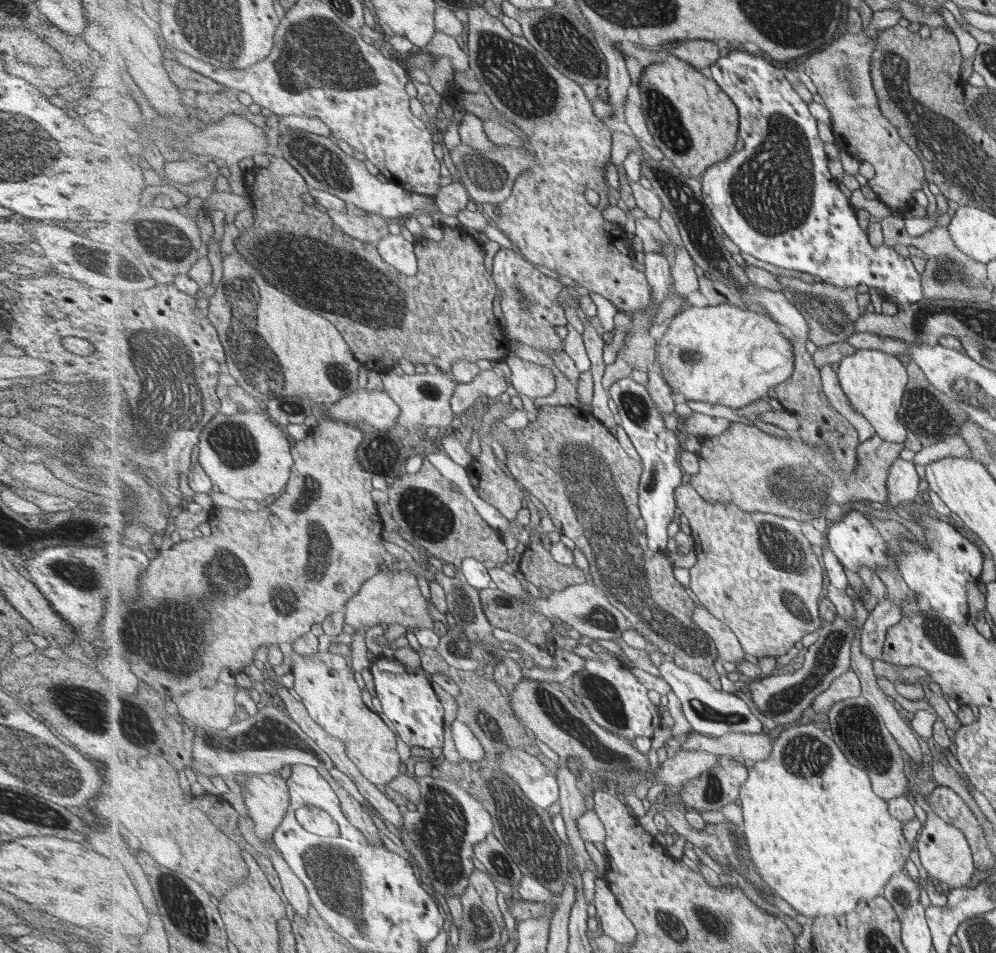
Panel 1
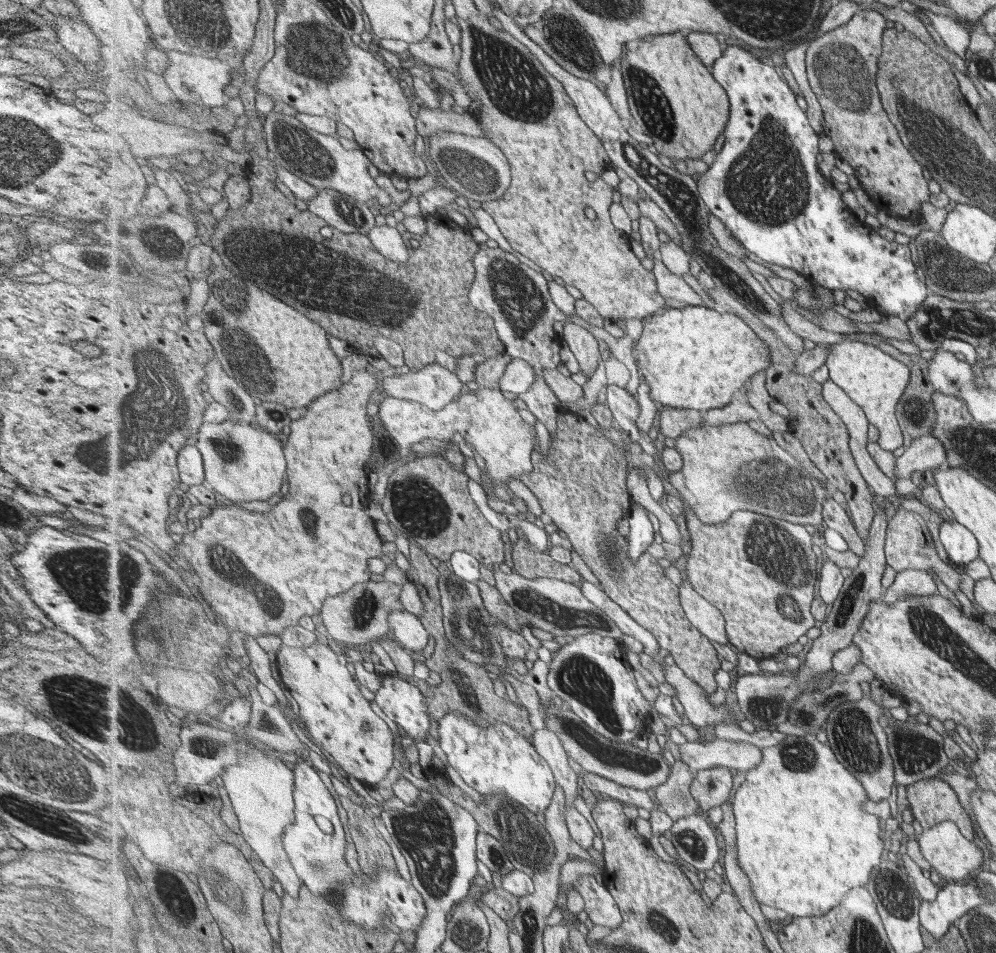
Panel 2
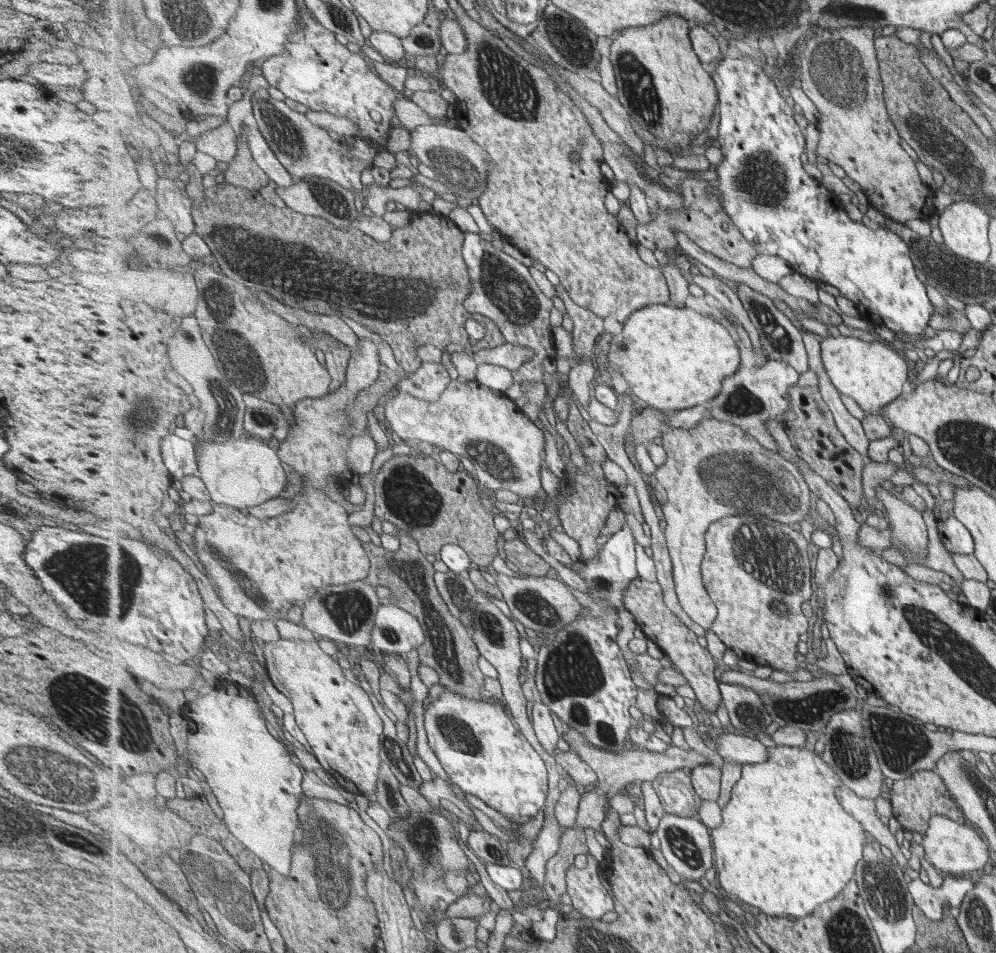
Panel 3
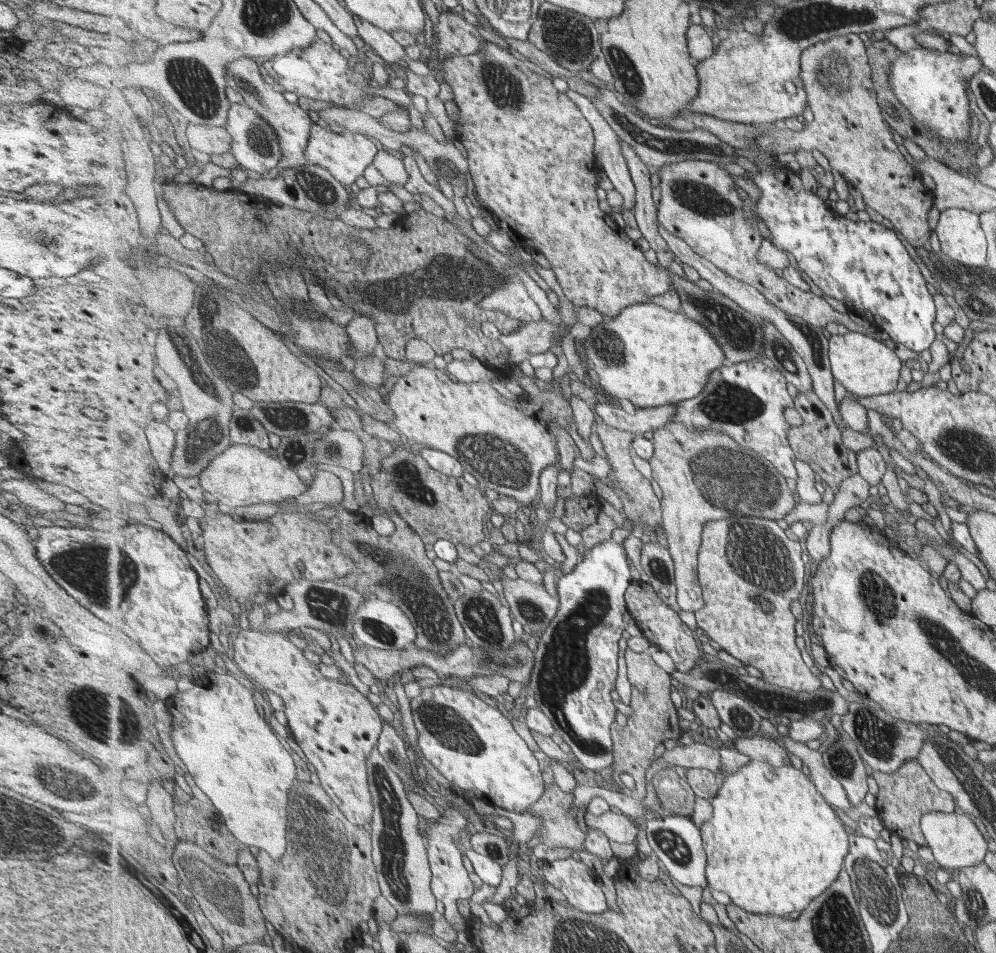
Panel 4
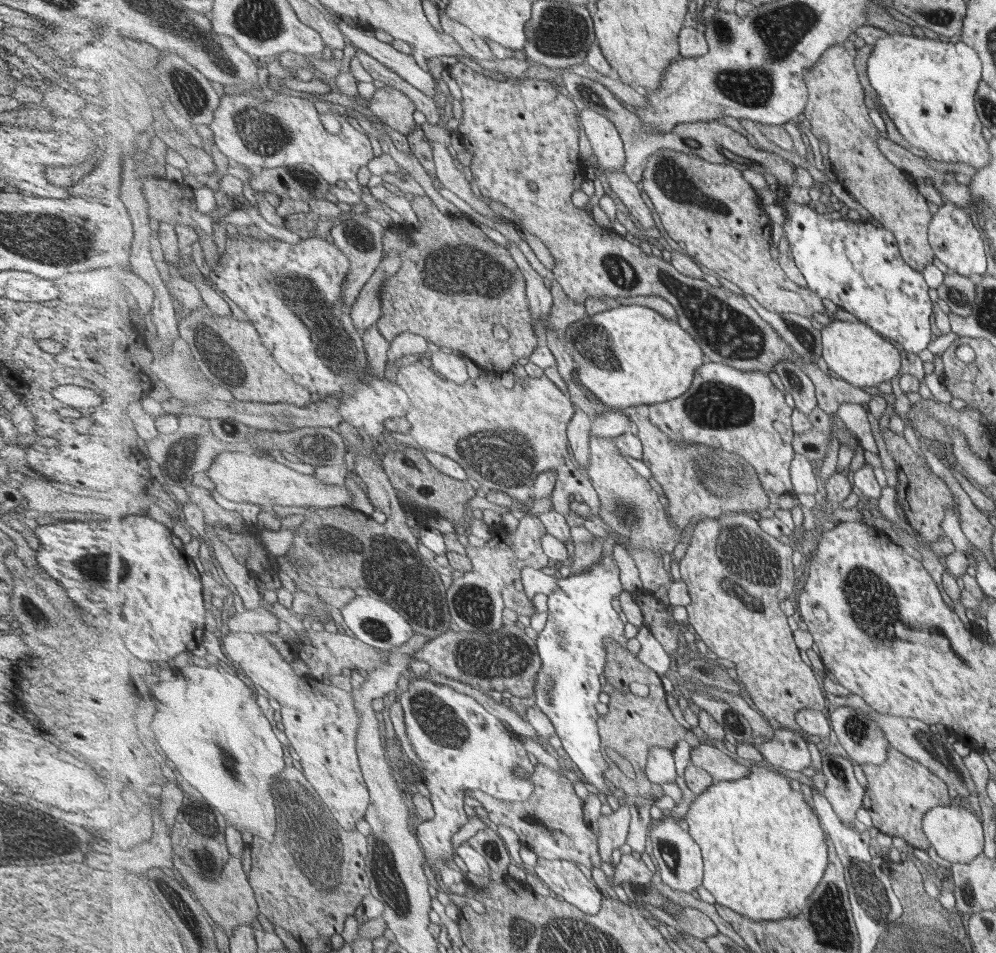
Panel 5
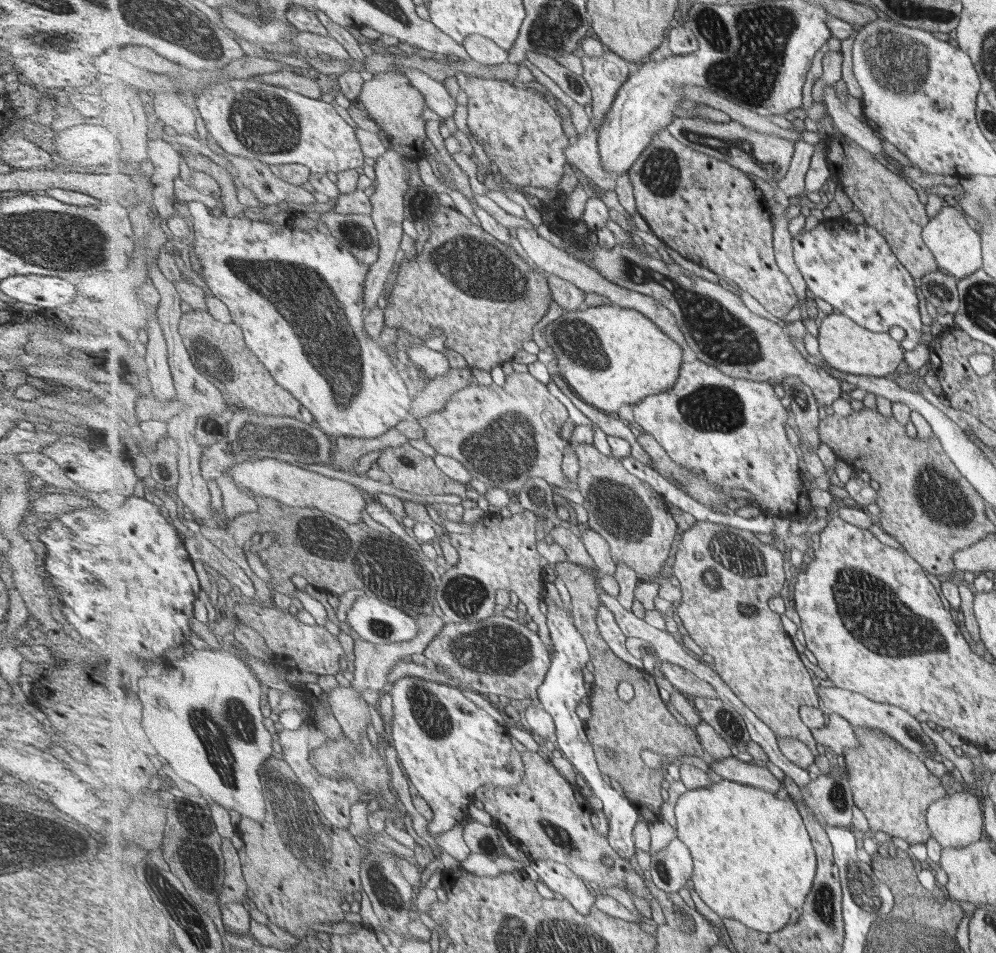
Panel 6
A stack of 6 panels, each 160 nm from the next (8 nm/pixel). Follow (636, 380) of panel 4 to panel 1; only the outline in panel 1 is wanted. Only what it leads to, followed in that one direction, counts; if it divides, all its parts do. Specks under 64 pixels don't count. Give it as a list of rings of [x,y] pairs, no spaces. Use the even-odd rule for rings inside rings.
[[[732,304],[691,306],[668,323],[663,338],[655,345],[656,363],[669,388],[683,394],[686,401],[721,404],[735,411],[753,404],[755,400],[767,399],[771,390],[787,382],[795,373],[795,348],[791,340],[779,330],[779,322],[774,316],[763,310]]]

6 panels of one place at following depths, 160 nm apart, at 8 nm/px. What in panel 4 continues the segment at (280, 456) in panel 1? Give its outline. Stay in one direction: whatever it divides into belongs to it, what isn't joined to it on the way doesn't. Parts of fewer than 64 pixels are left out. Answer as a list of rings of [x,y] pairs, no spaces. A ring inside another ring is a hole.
[[[232,443],[219,456],[211,460],[209,466],[199,475],[200,485],[207,493],[216,498],[216,502],[225,503],[232,509],[239,506],[251,506],[262,502],[279,503],[306,495],[310,486],[285,466],[276,454],[267,454],[266,448],[248,444]]]

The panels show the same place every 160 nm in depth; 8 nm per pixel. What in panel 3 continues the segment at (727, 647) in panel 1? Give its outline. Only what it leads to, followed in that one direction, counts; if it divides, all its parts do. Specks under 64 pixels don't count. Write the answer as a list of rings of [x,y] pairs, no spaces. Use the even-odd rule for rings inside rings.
[[[706,419],[689,429],[665,425],[660,437],[668,459],[663,466],[656,466],[651,480],[667,492],[668,501],[662,509],[675,594],[685,613],[711,631],[718,606],[705,590],[701,576],[707,528],[725,516],[756,513],[765,514],[782,526],[807,520],[812,502],[809,481],[804,479],[794,459],[784,452],[771,451],[731,422]]]

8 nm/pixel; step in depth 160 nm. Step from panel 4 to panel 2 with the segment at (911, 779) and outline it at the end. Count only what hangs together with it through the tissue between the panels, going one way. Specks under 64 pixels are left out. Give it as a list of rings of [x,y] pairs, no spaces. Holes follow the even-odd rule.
[[[938,777],[925,778],[907,787],[914,820],[923,830],[952,821],[969,841],[975,841],[973,826],[959,804],[952,785]]]

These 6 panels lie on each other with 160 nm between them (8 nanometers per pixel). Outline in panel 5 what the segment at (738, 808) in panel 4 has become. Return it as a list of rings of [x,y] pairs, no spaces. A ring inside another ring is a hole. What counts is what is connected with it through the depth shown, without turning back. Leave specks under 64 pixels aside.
[[[756,764],[751,772],[739,780],[719,781],[703,794],[695,797],[685,816],[689,834],[703,854],[703,887],[709,891],[716,903],[733,908],[743,916],[758,922],[773,922],[789,918],[793,910],[802,910],[807,898],[819,887],[829,866],[827,836],[821,820],[813,807],[807,804],[805,789],[797,792],[791,788],[791,778]]]

